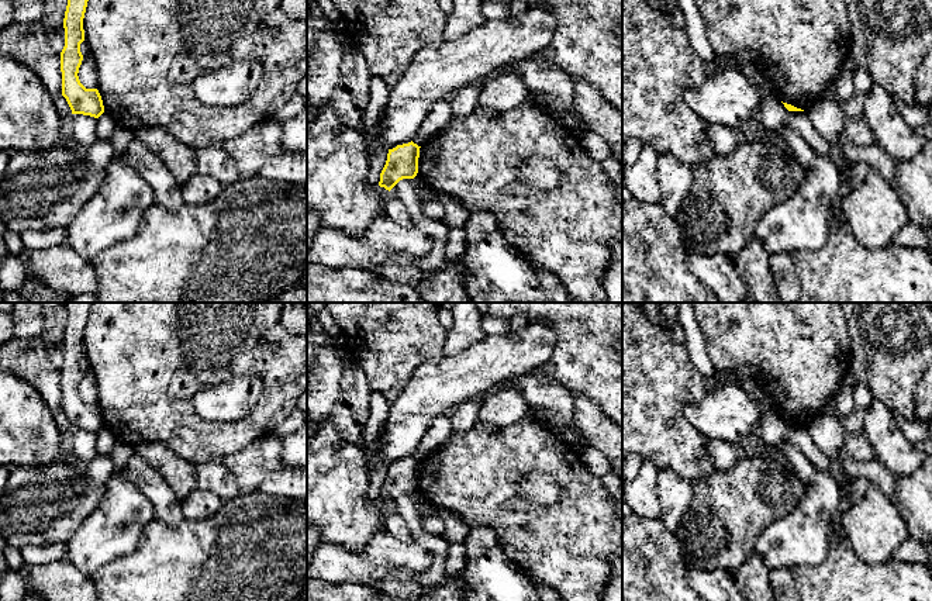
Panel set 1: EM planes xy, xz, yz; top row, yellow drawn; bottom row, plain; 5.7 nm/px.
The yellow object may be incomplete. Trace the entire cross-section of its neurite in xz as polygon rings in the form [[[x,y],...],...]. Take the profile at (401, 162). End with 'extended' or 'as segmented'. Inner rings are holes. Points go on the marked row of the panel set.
[[[413,141],[389,149],[379,186],[391,190],[403,179],[414,179],[418,173],[420,148]]]; as segmented

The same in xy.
[[[68,0],[63,18],[65,46],[61,52],[62,96],[72,114],[99,118],[104,113],[101,96],[97,89],[86,89],[77,76],[83,61],[80,44],[84,41],[83,18],[87,1]]]; as segmented

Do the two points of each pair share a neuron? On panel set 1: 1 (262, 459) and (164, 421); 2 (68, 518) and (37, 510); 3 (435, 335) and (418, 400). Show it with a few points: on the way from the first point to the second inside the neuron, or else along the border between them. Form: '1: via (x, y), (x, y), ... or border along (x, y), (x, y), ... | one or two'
1: border along (268, 434), (254, 439), (221, 460) | two
2: via (61, 511), (44, 510) | one
3: border along (444, 358), (438, 362), (420, 365), (404, 386) | two

